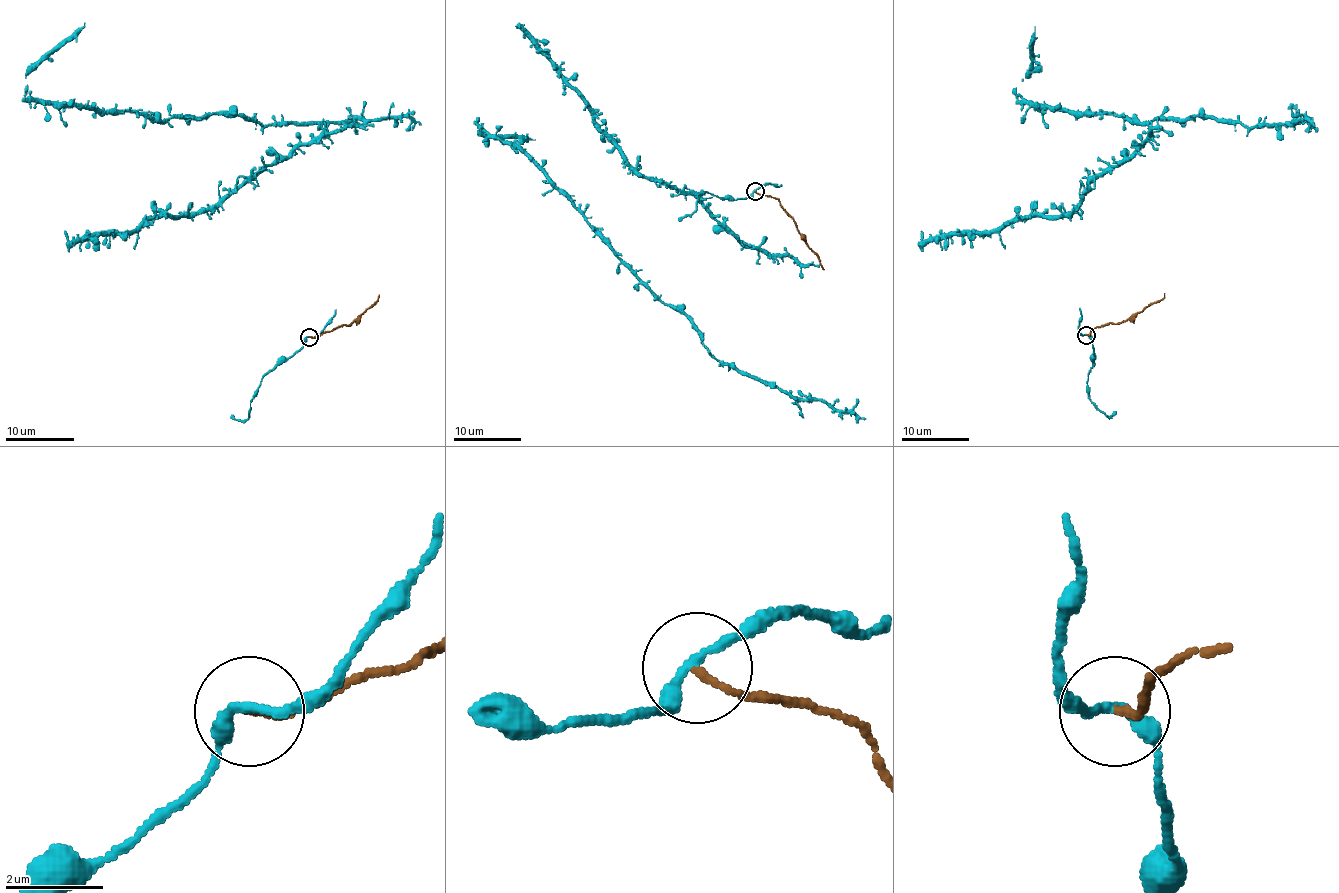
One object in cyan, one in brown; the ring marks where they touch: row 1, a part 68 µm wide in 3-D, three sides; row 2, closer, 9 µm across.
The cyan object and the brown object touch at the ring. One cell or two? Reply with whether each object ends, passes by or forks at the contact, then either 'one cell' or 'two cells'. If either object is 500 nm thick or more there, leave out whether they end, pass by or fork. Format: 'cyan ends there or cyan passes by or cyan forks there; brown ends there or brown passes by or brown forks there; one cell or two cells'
cyan passes by; brown ends there; two cells

